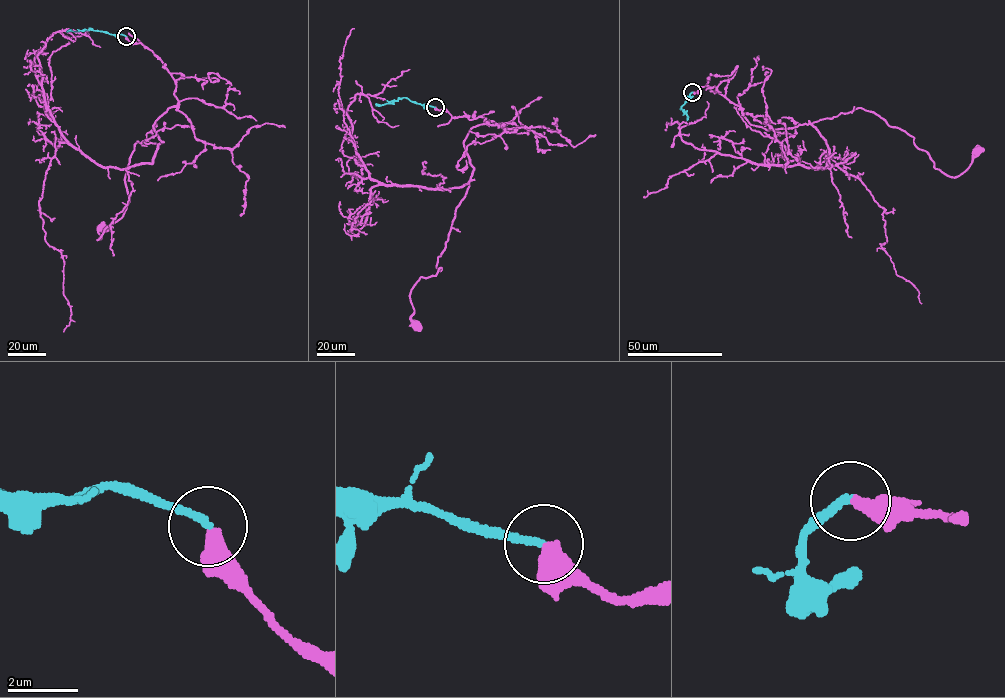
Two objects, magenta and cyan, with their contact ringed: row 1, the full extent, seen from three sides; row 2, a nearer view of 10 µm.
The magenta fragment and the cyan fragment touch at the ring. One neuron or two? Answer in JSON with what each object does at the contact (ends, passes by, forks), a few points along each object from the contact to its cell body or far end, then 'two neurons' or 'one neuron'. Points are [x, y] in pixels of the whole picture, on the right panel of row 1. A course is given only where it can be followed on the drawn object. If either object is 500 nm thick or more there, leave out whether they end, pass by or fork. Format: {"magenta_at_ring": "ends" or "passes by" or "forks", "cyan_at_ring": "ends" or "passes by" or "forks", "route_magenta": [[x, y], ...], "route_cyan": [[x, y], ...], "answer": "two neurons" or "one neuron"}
{"magenta_at_ring": "ends", "cyan_at_ring": "ends", "route_magenta": [[692, 92], [714, 86], [750, 123], [767, 129], [872, 111], [913, 137], [935, 168], [953, 177], [977, 149]], "route_cyan": [[692, 92], [681, 108], [686, 112], [687, 120]], "answer": "one neuron"}

